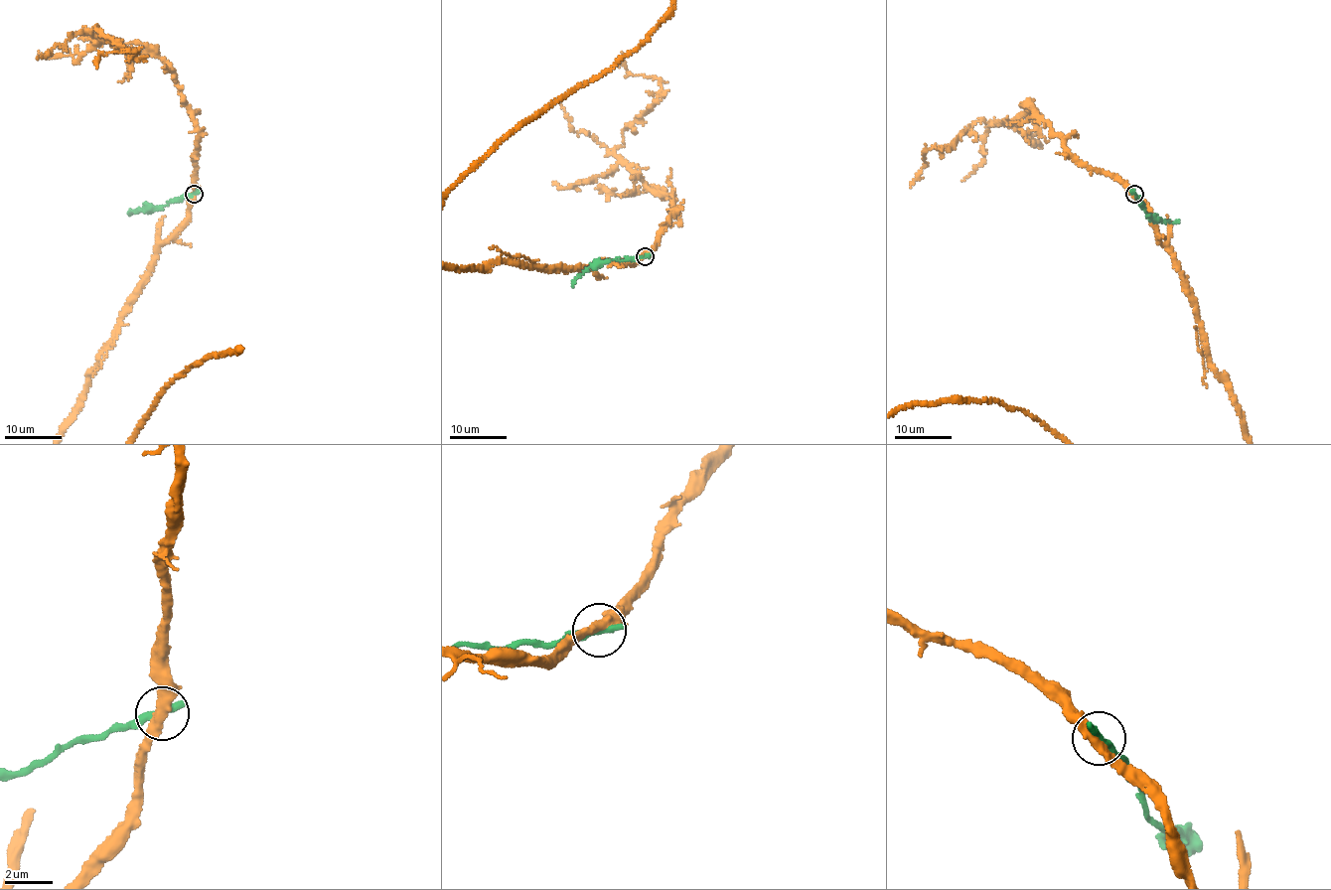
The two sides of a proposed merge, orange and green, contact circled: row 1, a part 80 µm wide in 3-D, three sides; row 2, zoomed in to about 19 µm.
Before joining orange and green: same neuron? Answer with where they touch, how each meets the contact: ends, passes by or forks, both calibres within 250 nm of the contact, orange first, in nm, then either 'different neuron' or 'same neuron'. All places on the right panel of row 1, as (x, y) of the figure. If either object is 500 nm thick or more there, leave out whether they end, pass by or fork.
at (1134, 194); orange passes by; green ends there; 440 nm thick on the orange side, 360 nm on the other; different neuron

